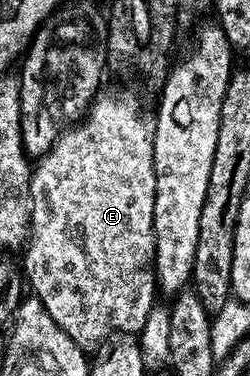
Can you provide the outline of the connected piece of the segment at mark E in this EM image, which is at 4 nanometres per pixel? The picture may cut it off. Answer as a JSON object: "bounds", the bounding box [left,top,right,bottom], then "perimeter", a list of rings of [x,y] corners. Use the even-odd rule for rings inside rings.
{"bounds":[22,88,158,350],"perimeter":[[[108,88],[96,93],[95,100],[88,108],[83,120],[72,125],[61,134],[58,142],[50,146],[46,155],[35,161],[30,182],[30,198],[32,213],[28,227],[28,239],[22,249],[22,271],[27,287],[40,299],[40,304],[58,322],[68,337],[85,350],[96,348],[111,332],[116,334],[139,334],[142,326],[146,326],[146,318],[152,305],[157,303],[158,289],[156,286],[156,247],[154,246],[154,127],[153,121],[144,113],[140,100],[128,88]]]}

